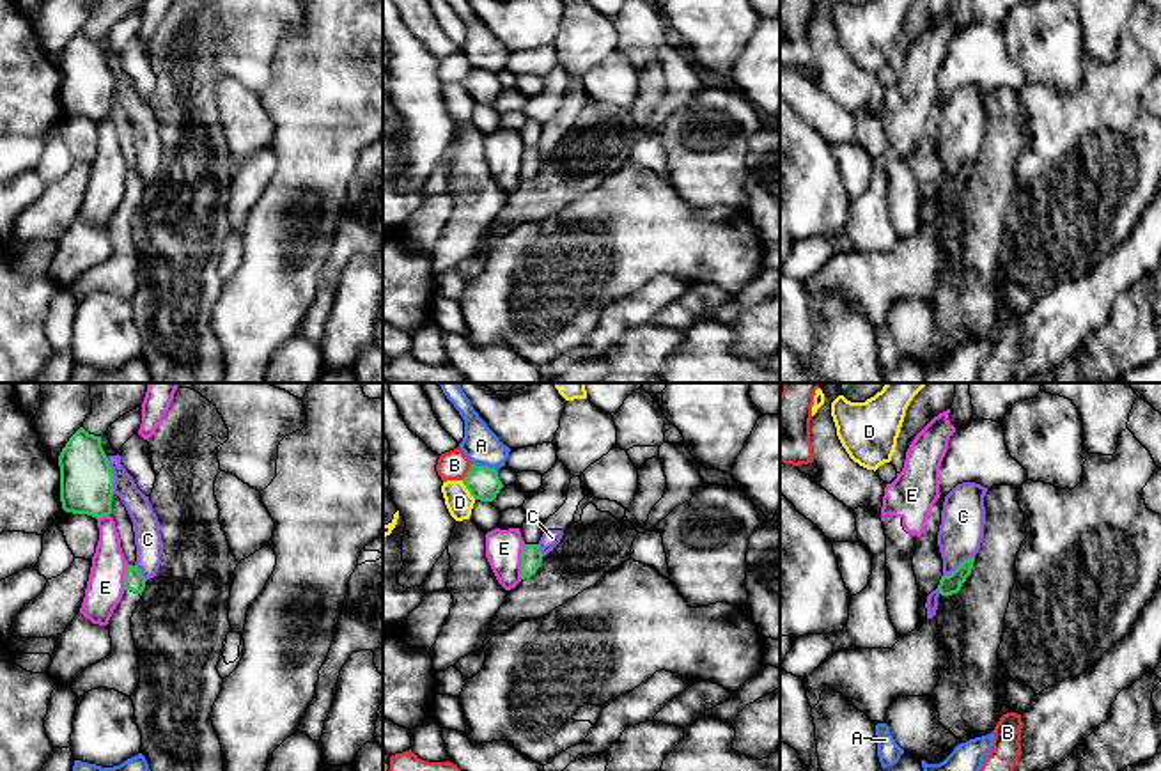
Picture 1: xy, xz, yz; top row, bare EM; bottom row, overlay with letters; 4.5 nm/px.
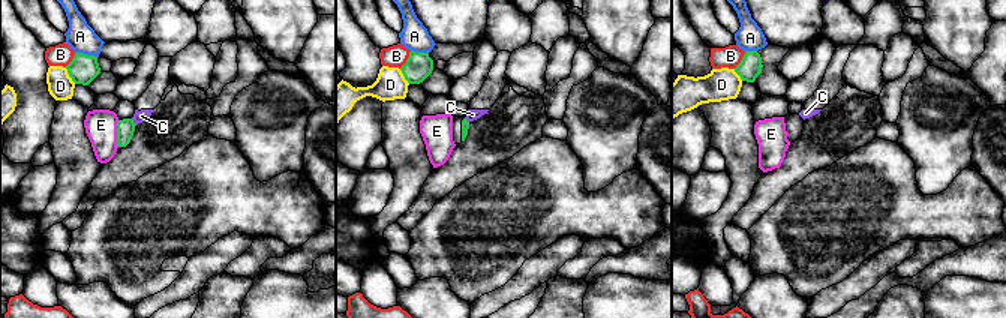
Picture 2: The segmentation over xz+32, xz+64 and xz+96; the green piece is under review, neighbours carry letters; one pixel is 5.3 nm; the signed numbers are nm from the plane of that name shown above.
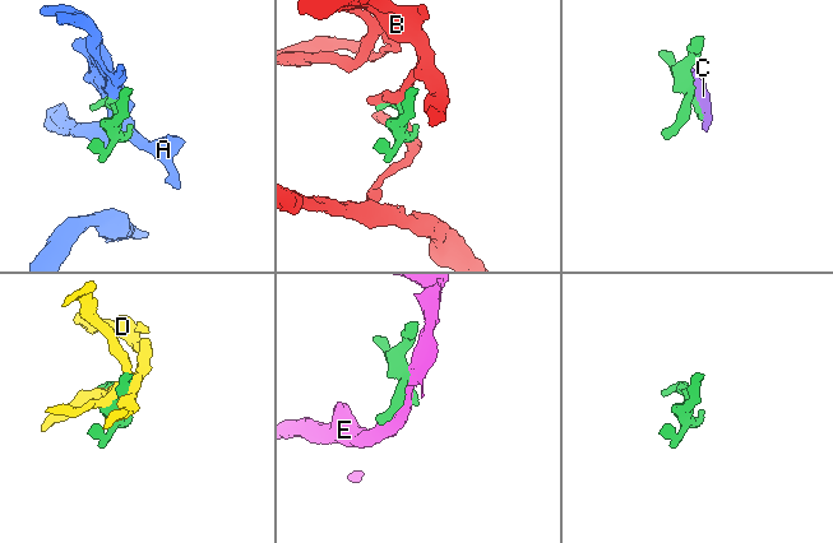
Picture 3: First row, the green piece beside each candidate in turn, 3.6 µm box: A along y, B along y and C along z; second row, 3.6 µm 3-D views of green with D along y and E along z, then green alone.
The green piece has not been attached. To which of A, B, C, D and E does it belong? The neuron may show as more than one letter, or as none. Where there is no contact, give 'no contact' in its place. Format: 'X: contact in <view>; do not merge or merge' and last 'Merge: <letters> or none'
A: contact in xz; do not merge
B: contact in xz; do not merge
C: contact in xy; do not merge
D: contact in xz; do not merge
E: contact in xz; do not merge
Merge: none

